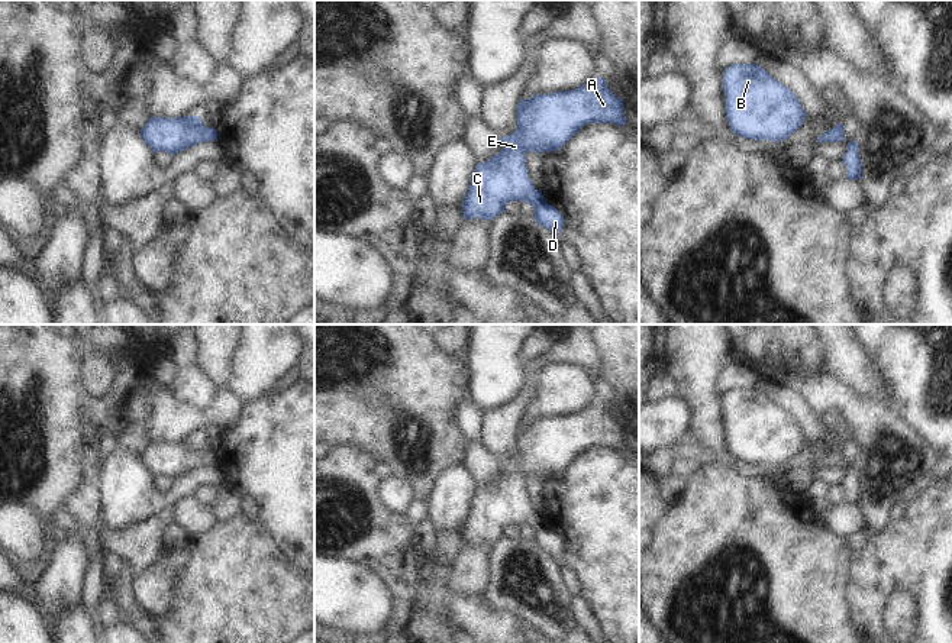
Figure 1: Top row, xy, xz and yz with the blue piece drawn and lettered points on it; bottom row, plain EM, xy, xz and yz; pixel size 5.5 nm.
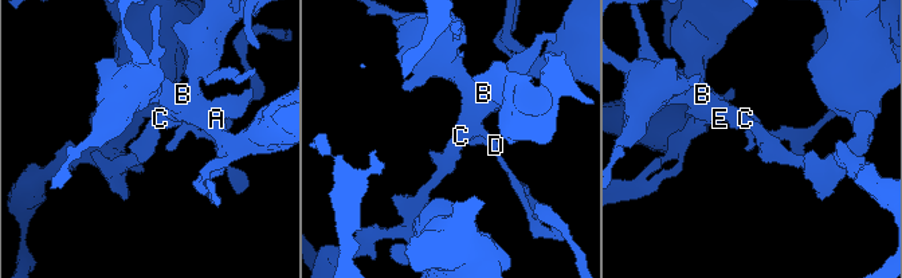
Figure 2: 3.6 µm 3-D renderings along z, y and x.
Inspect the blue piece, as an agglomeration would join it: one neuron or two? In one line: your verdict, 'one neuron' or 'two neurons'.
one neuron

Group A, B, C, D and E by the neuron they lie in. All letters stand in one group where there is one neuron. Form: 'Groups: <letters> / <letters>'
Groups: A B C D E

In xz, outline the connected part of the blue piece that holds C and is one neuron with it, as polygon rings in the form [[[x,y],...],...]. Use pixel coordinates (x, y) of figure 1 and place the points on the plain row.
[[[594,401],[591,405],[571,414],[555,416],[552,419],[533,419],[529,424],[522,424],[516,434],[517,452],[513,458],[501,461],[501,475],[493,482],[477,488],[468,516],[461,527],[461,537],[465,545],[493,545],[504,536],[509,526],[526,526],[533,531],[535,546],[554,559],[559,559],[564,550],[564,540],[535,514],[525,489],[525,478],[532,475],[542,478],[561,474],[587,447],[611,447],[614,450],[627,449],[623,437],[623,424],[616,421],[607,405]]]

